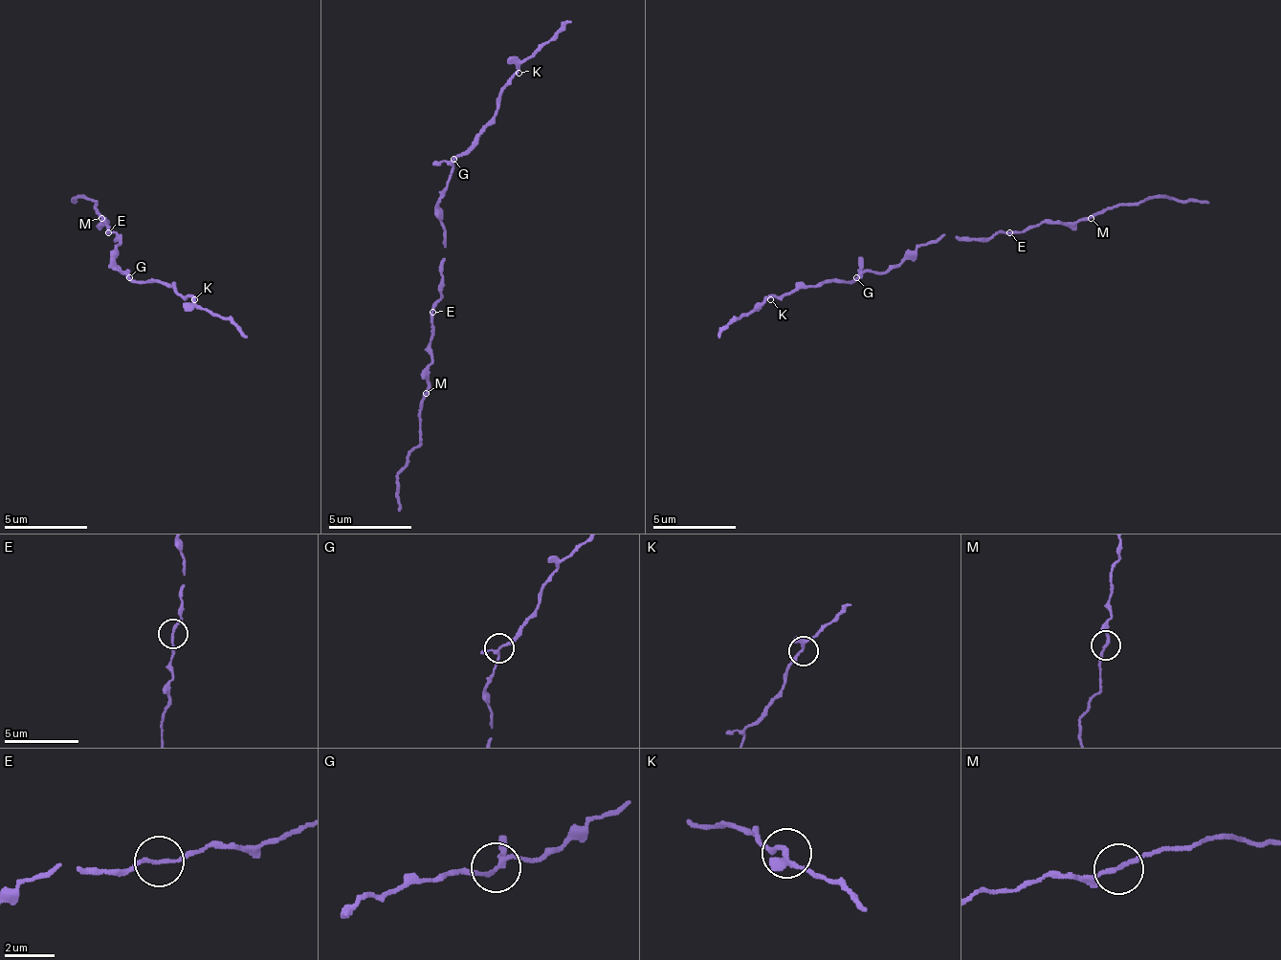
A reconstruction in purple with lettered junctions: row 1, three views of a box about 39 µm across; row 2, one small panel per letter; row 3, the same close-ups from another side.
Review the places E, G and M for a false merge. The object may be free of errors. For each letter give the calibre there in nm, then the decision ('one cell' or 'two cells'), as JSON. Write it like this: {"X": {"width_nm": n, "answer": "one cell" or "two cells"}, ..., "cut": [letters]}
{"E": {"width_nm": 140, "answer": "one cell"}, "G": {"width_nm": 160, "answer": "one cell"}, "M": {"width_nm": 160, "answer": "one cell"}, "cut": []}

